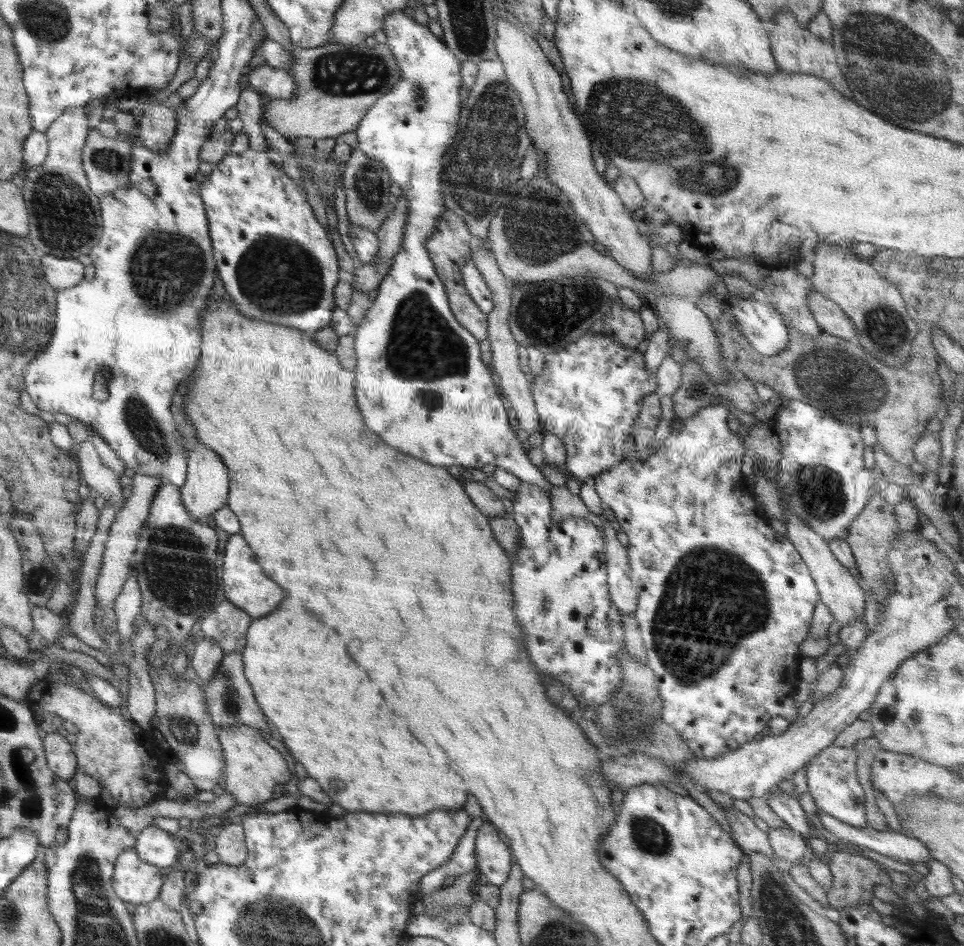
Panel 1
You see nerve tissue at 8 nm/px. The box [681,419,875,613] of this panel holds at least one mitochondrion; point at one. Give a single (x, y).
(820, 490)

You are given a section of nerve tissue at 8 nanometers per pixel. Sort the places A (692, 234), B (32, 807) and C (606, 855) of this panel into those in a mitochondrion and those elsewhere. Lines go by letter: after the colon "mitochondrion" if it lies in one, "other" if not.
A: other
B: mitochondrion
C: other

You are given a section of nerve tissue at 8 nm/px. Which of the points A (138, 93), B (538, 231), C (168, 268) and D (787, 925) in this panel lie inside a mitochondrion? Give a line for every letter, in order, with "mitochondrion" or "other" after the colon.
A: other
B: mitochondrion
C: mitochondrion
D: mitochondrion

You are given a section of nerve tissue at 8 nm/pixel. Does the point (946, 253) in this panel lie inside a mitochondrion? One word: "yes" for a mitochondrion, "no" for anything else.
no

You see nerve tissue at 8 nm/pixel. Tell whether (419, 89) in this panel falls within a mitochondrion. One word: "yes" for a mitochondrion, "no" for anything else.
yes

